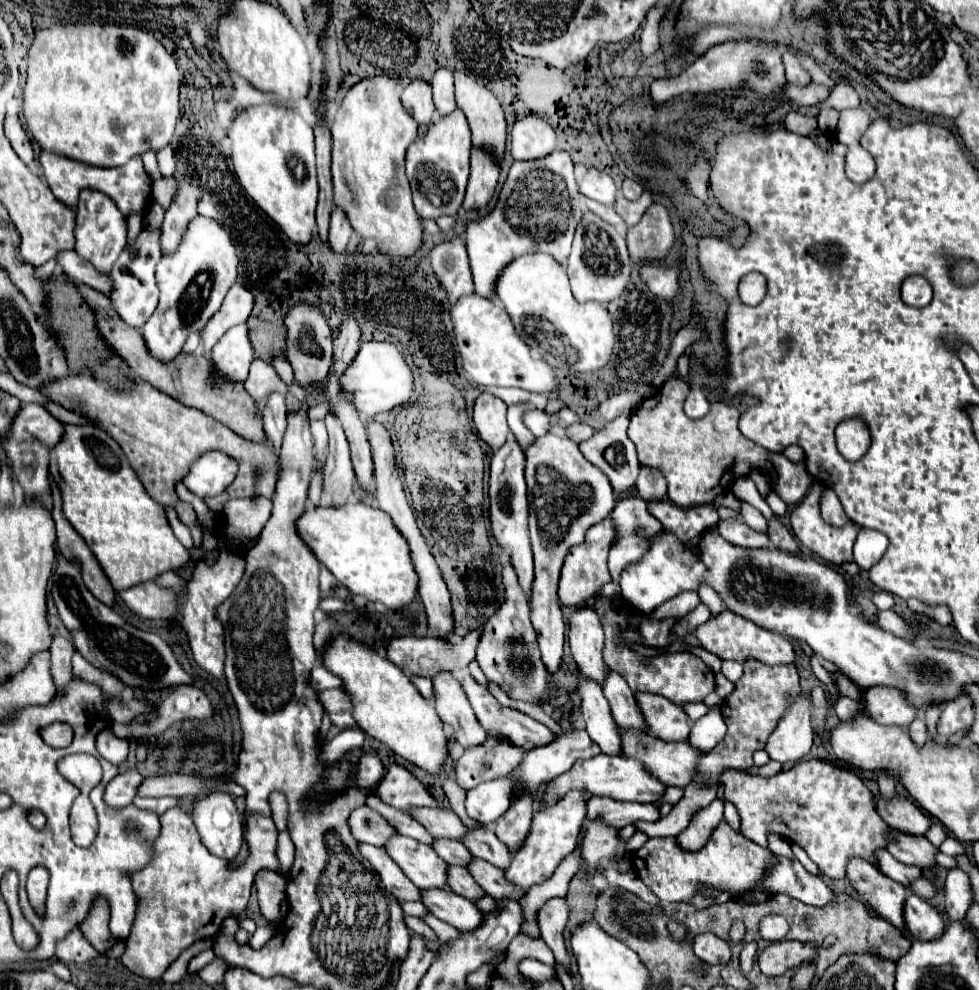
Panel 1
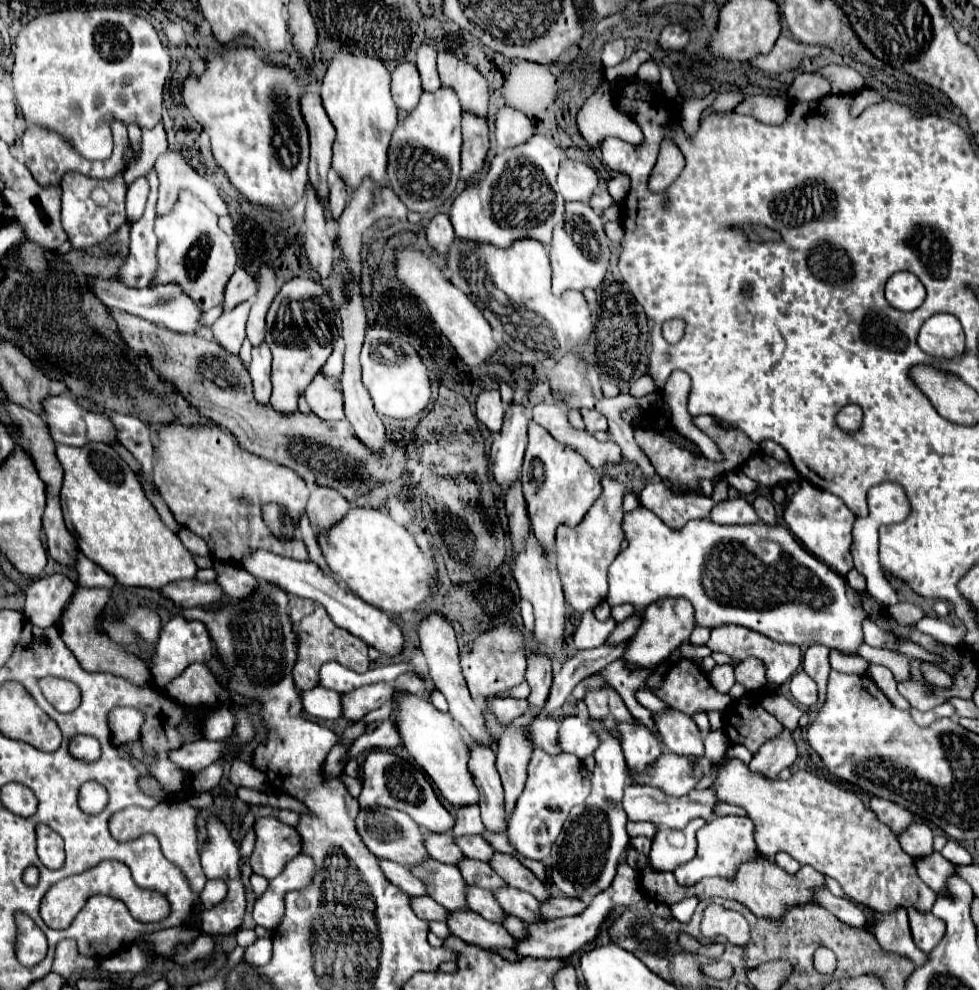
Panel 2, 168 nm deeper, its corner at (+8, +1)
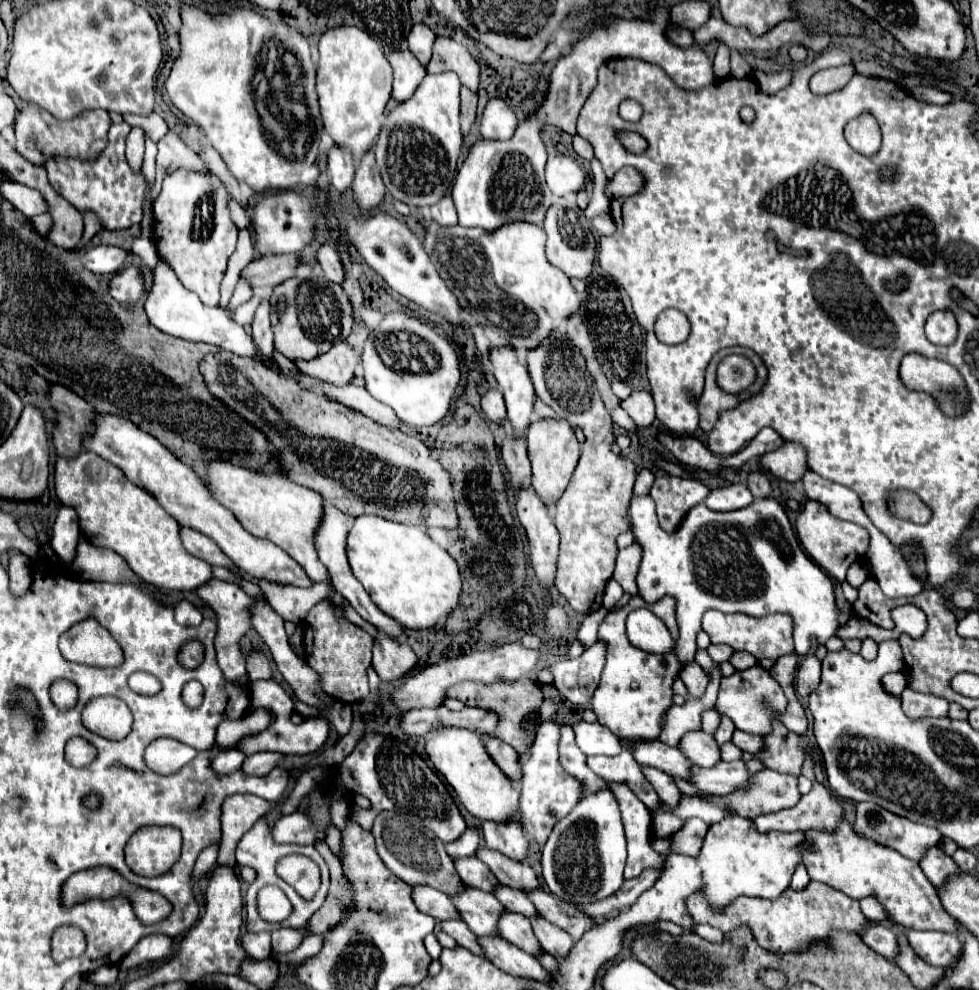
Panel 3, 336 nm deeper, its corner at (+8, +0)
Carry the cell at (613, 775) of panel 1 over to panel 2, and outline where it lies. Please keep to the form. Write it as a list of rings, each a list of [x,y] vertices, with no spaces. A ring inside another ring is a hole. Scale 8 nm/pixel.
[[[665,750],[659,758],[659,764],[651,768],[651,776],[633,776],[633,780],[635,784],[651,784],[665,788],[669,796],[685,796],[697,786],[703,774],[705,766],[701,762],[691,762],[685,756],[675,756]]]

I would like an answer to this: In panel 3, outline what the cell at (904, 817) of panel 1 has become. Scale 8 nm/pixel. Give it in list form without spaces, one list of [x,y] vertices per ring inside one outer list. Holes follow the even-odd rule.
[[[937,845],[927,849],[927,853],[919,859],[919,865],[935,887],[939,887],[947,875],[959,873],[959,867],[953,863],[953,859],[949,855],[945,855]]]

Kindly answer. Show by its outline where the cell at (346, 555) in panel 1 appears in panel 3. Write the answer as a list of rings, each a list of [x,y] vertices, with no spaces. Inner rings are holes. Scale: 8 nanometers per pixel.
[[[361,515],[347,537],[347,559],[355,579],[365,587],[373,603],[403,627],[435,627],[457,607],[461,591],[457,563],[417,527],[393,523],[377,515]]]

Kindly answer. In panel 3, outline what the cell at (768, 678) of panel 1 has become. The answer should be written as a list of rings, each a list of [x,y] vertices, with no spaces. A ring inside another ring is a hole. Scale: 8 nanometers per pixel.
[[[775,721],[771,733],[763,737],[763,753],[755,753],[755,759],[765,767],[797,777],[801,775],[805,753],[809,753],[807,743],[801,741],[803,739],[797,733],[789,731],[781,721]]]

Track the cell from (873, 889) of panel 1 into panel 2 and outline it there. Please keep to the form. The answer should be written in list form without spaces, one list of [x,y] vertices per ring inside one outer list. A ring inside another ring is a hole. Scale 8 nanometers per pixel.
[[[907,910],[891,912],[891,916],[875,914],[873,930],[875,930],[875,938],[883,950],[909,958],[917,968],[927,964],[927,954],[921,952],[911,938]]]

